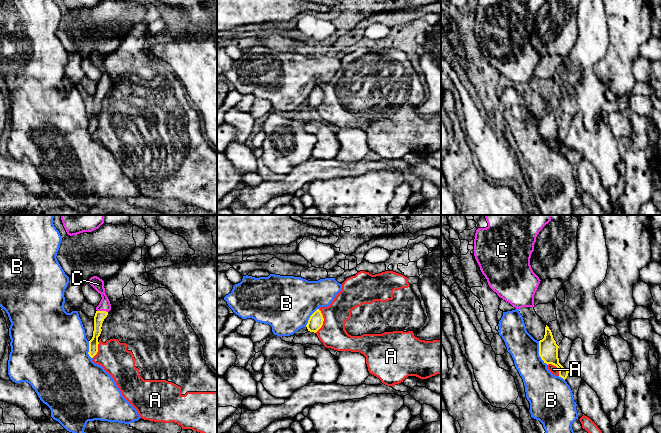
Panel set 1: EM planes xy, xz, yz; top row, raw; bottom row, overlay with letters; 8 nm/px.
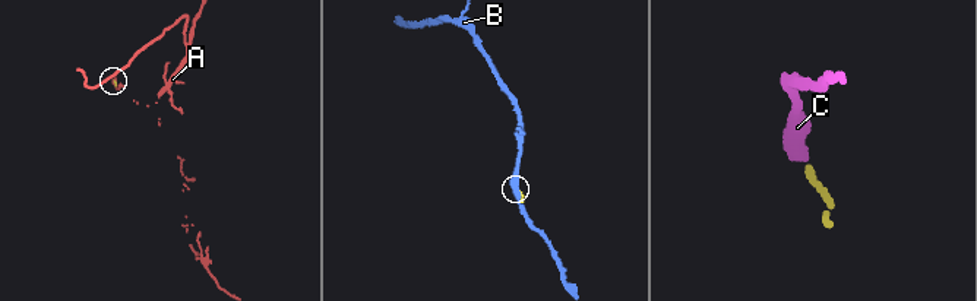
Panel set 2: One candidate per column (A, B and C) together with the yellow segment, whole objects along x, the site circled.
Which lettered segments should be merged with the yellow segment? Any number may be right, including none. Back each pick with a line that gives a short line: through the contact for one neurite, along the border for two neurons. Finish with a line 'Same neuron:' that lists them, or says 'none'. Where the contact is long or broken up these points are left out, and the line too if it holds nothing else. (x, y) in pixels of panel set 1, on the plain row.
C: xy (99, 93), (102, 87), (104, 72), (98, 60)
Same neuron: C

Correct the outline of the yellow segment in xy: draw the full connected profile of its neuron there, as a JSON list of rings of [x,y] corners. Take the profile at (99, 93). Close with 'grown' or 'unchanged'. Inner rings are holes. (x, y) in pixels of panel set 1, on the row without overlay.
[[[93,52],[88,56],[89,60],[101,70],[101,77],[96,83],[96,89],[94,92],[94,107],[93,113],[89,117],[89,132],[93,134],[98,128],[98,113],[101,110],[101,103],[104,95],[107,93],[108,88],[111,86],[110,77],[105,69],[104,57],[97,52]]] | grown

